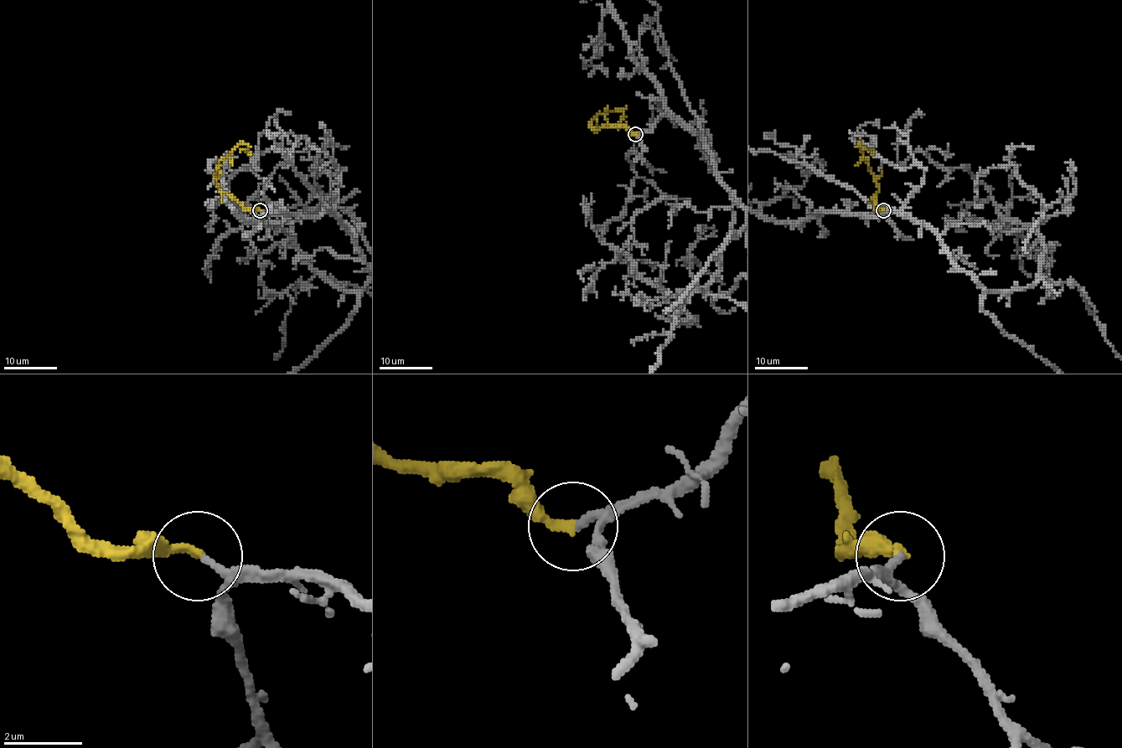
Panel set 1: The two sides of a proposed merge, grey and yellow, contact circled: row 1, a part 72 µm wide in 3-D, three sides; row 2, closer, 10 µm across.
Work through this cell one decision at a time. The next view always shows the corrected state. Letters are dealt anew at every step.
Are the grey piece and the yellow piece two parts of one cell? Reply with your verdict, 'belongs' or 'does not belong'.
belongs

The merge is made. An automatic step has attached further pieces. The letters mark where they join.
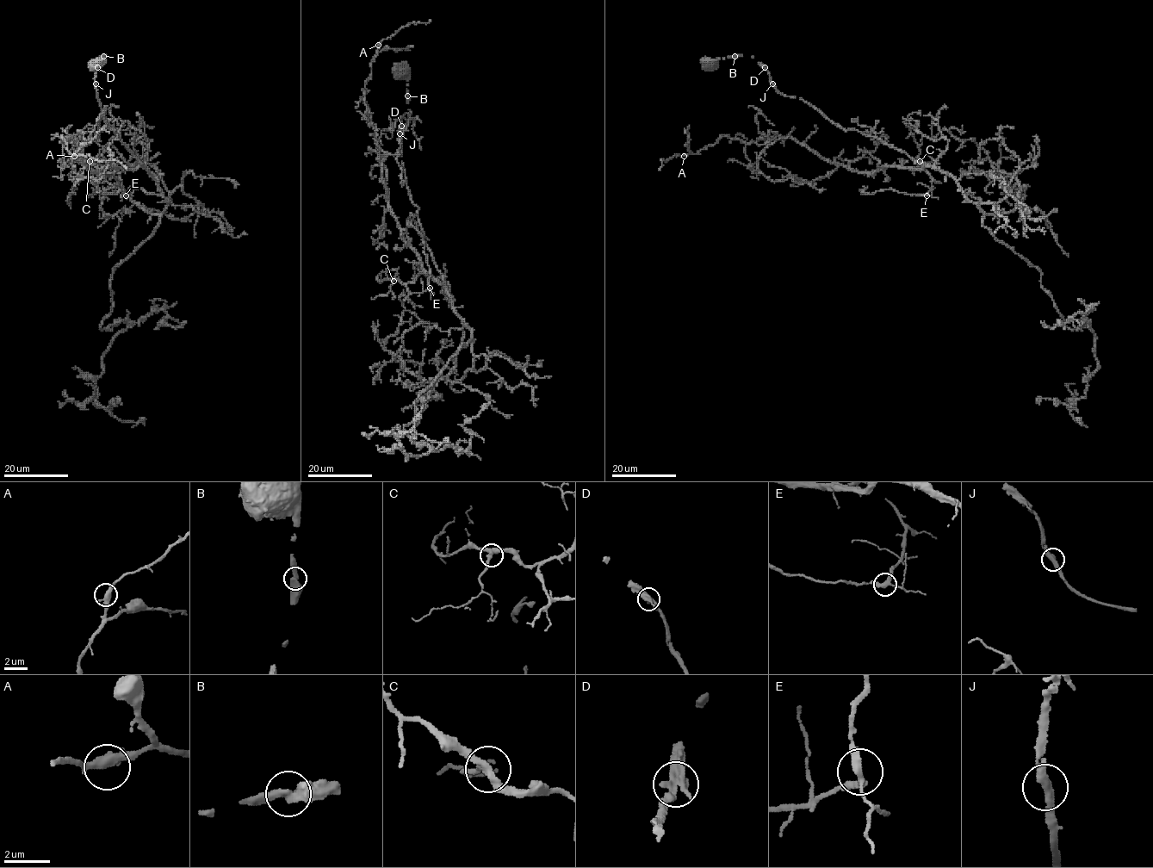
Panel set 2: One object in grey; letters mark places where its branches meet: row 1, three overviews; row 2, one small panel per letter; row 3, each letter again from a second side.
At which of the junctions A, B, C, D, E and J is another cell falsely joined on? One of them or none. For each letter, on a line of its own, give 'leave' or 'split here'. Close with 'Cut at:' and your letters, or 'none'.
A: leave
B: leave
C: leave
D: leave
E: leave
J: leave
Cut at: none

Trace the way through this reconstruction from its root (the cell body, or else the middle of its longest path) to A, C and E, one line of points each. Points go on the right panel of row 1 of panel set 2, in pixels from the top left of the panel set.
A: (712, 65), (752, 57), (779, 92), (923, 167), (860, 172), (777, 136), (749, 142), (722, 136), (684, 156)
C: (712, 65), (720, 58), (752, 57), (779, 92), (923, 164), (911, 169), (920, 162)
E: (712, 65), (752, 57), (779, 92), (921, 163), (911, 169), (930, 175), (926, 195)

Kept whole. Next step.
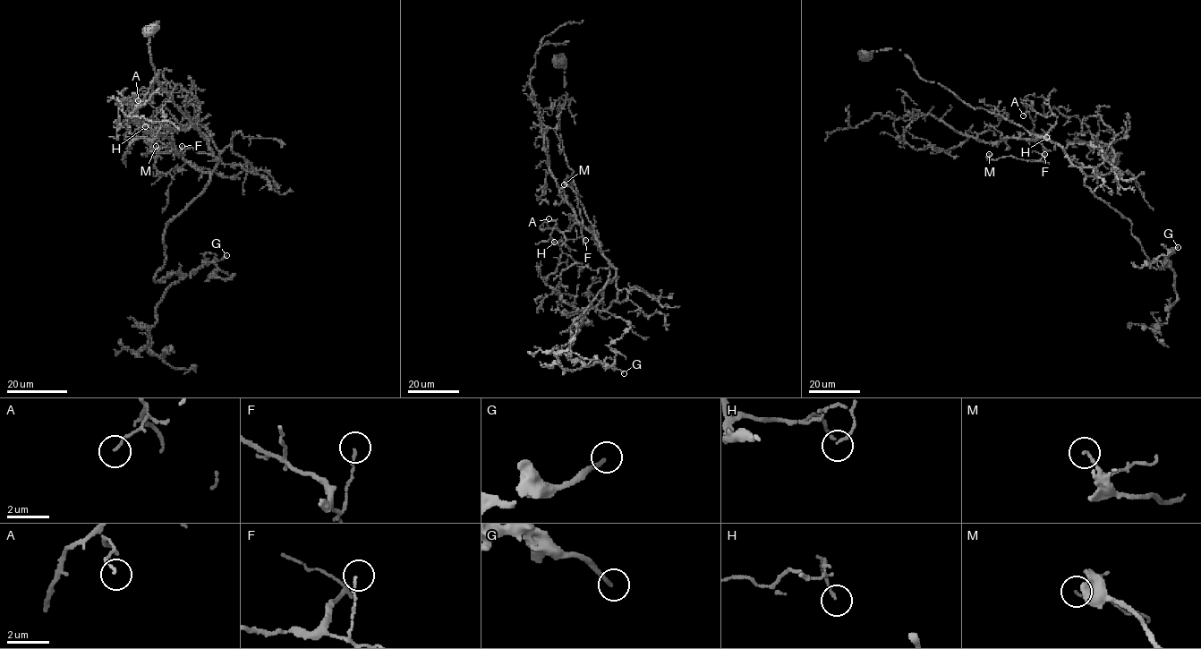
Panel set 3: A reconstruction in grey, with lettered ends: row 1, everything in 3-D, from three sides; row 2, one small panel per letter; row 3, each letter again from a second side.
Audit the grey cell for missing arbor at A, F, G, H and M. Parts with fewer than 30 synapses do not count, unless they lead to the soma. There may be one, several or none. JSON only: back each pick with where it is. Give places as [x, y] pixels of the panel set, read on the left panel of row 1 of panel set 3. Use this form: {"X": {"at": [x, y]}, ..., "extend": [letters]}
{"G": {"at": [226, 255]}, "extend": ["G"]}

